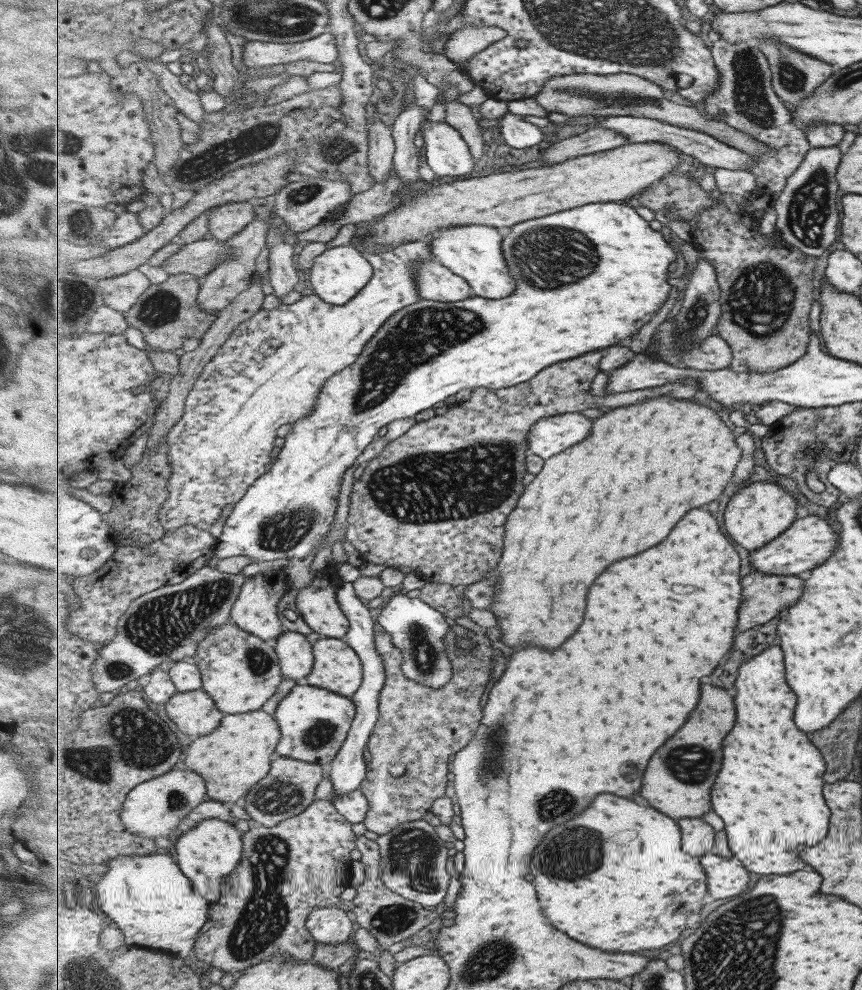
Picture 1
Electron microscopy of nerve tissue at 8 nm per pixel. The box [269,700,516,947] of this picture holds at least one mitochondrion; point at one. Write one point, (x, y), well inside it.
(412, 854)

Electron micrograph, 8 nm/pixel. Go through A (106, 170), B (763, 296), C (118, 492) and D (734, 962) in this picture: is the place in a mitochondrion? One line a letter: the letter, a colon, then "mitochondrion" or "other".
A: other
B: mitochondrion
C: other
D: mitochondrion

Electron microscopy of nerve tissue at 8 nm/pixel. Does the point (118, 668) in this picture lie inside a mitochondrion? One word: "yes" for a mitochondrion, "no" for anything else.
yes

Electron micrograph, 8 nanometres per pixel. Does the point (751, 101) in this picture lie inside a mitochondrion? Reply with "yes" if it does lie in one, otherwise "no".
yes

